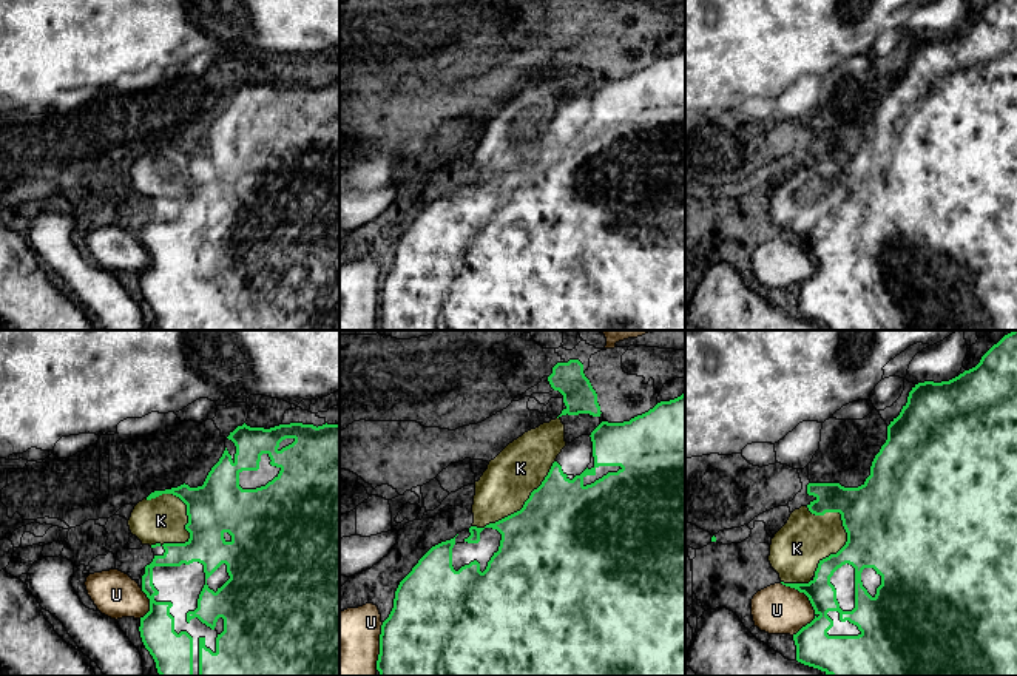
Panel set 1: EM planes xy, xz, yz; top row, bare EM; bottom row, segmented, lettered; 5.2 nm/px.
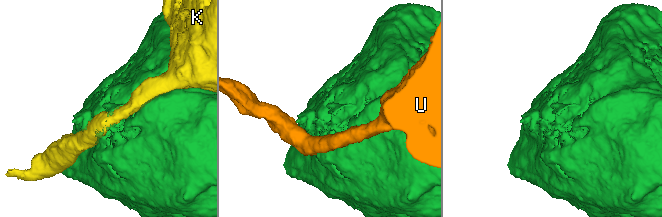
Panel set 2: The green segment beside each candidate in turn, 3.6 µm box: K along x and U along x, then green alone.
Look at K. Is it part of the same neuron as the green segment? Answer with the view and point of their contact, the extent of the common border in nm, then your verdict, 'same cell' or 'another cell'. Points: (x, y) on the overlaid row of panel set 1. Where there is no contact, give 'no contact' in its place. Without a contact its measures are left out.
contact xy (184, 502); length 320 nm; another cell

